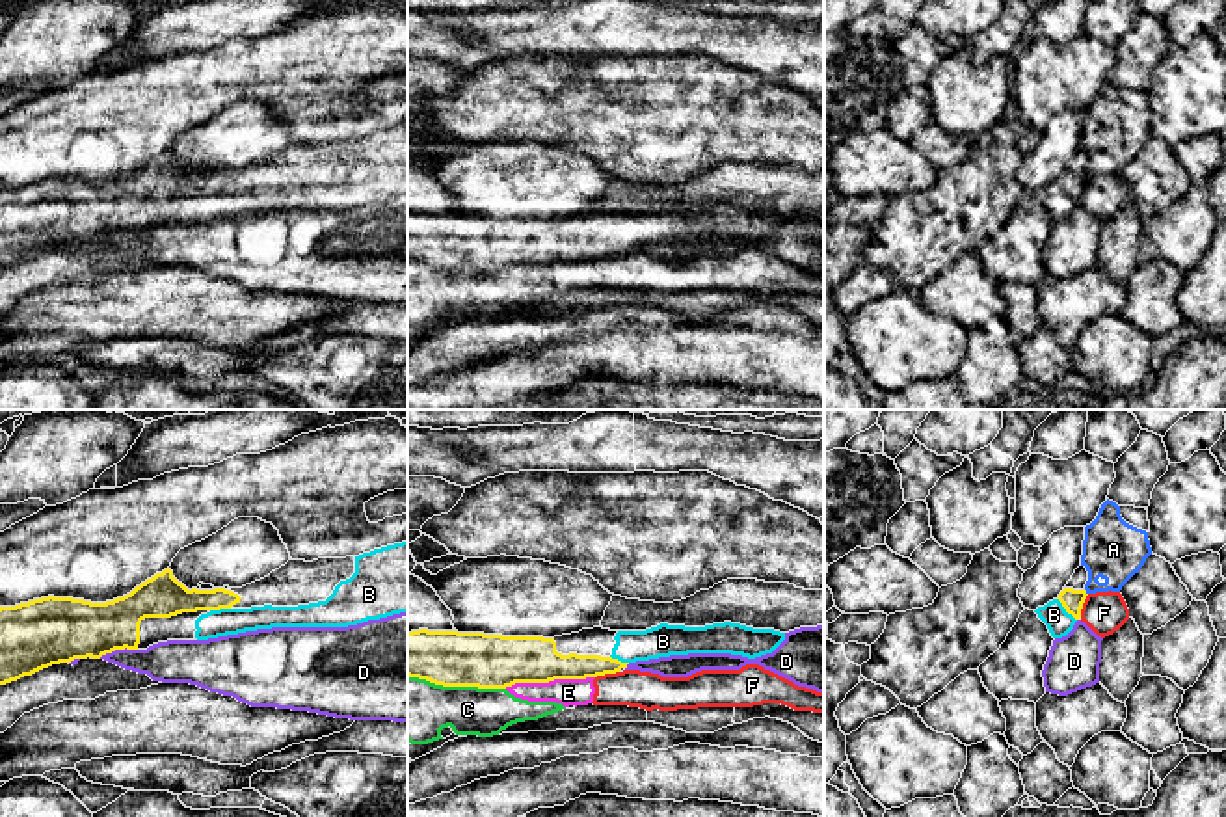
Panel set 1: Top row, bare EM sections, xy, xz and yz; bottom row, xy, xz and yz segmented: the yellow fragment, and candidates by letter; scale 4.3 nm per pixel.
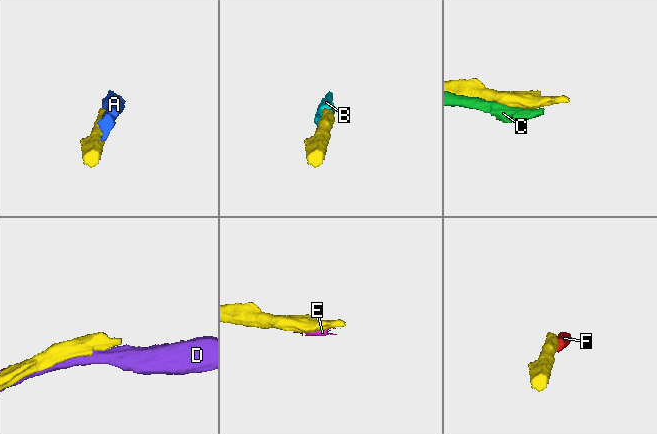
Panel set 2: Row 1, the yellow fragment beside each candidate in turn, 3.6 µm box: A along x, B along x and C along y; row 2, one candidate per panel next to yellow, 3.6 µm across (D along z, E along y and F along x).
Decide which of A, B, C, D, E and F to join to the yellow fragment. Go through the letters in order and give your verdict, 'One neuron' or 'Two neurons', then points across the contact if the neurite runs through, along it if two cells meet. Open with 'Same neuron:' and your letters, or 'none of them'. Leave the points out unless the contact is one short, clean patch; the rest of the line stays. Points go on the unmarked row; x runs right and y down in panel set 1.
Same neuron: B
A: Two neurons. Boundary: yz (1085, 172), (1087, 177)
B: One neuron. Path across: yz (1072, 183), (1065, 190), (1053, 198)
C: Two neurons
D: Two neurons
E: Two neurons. Boundary: xz (594, 259), (516, 265), (505, 270)
F: Two neurons. Boundary: xz (618, 254), (596, 261)

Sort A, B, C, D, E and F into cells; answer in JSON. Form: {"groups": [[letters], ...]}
{"groups": [["A"], ["B"], ["C", "E", "F"], ["D"]]}

